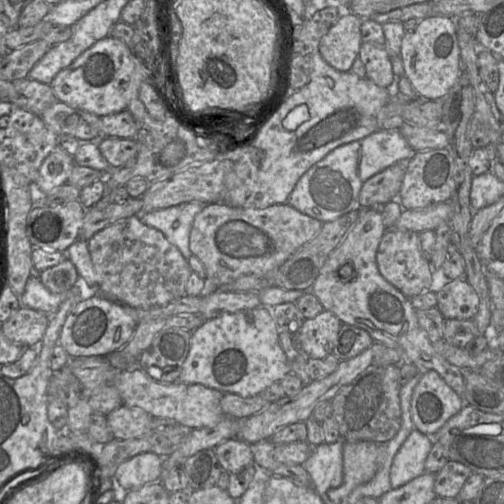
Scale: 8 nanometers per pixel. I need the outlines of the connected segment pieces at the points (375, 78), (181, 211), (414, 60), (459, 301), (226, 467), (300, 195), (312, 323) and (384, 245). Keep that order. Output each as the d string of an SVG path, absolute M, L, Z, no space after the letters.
M362 43L358 57L365 66L367 79L380 87L394 91L395 76L391 57L384 46Z
M186 202L140 214L140 220L159 231L175 245L186 259L192 256L189 237L195 216L204 208L202 202Z
M432 15L420 21L414 31L406 32L400 47L404 76L408 78L422 100L437 100L448 93L461 72L460 48L455 19Z
M451 280L436 292L436 308L447 319L473 319L479 307L475 290L465 280Z
M227 439L212 449L224 471L237 472L247 465L254 465L250 444L241 439Z
M398 129L378 130L335 148L314 164L298 180L287 203L322 223L333 221L361 208L358 197L367 179L398 162L408 161L415 153Z
M327 310L305 319L297 331L299 348L307 358L326 357L332 352L341 325L340 319Z
M387 228L377 249L376 262L380 274L406 297L411 298L430 291L433 269L421 250L419 233Z

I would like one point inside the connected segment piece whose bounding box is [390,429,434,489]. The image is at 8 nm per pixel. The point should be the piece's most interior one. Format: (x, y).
(409, 462)

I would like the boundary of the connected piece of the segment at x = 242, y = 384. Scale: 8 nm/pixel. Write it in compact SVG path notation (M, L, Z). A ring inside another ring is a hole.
M270 307L223 313L205 320L192 331L188 356L178 382L202 384L224 393L243 397L258 395L263 389L290 373L290 365L279 342L278 327Z

